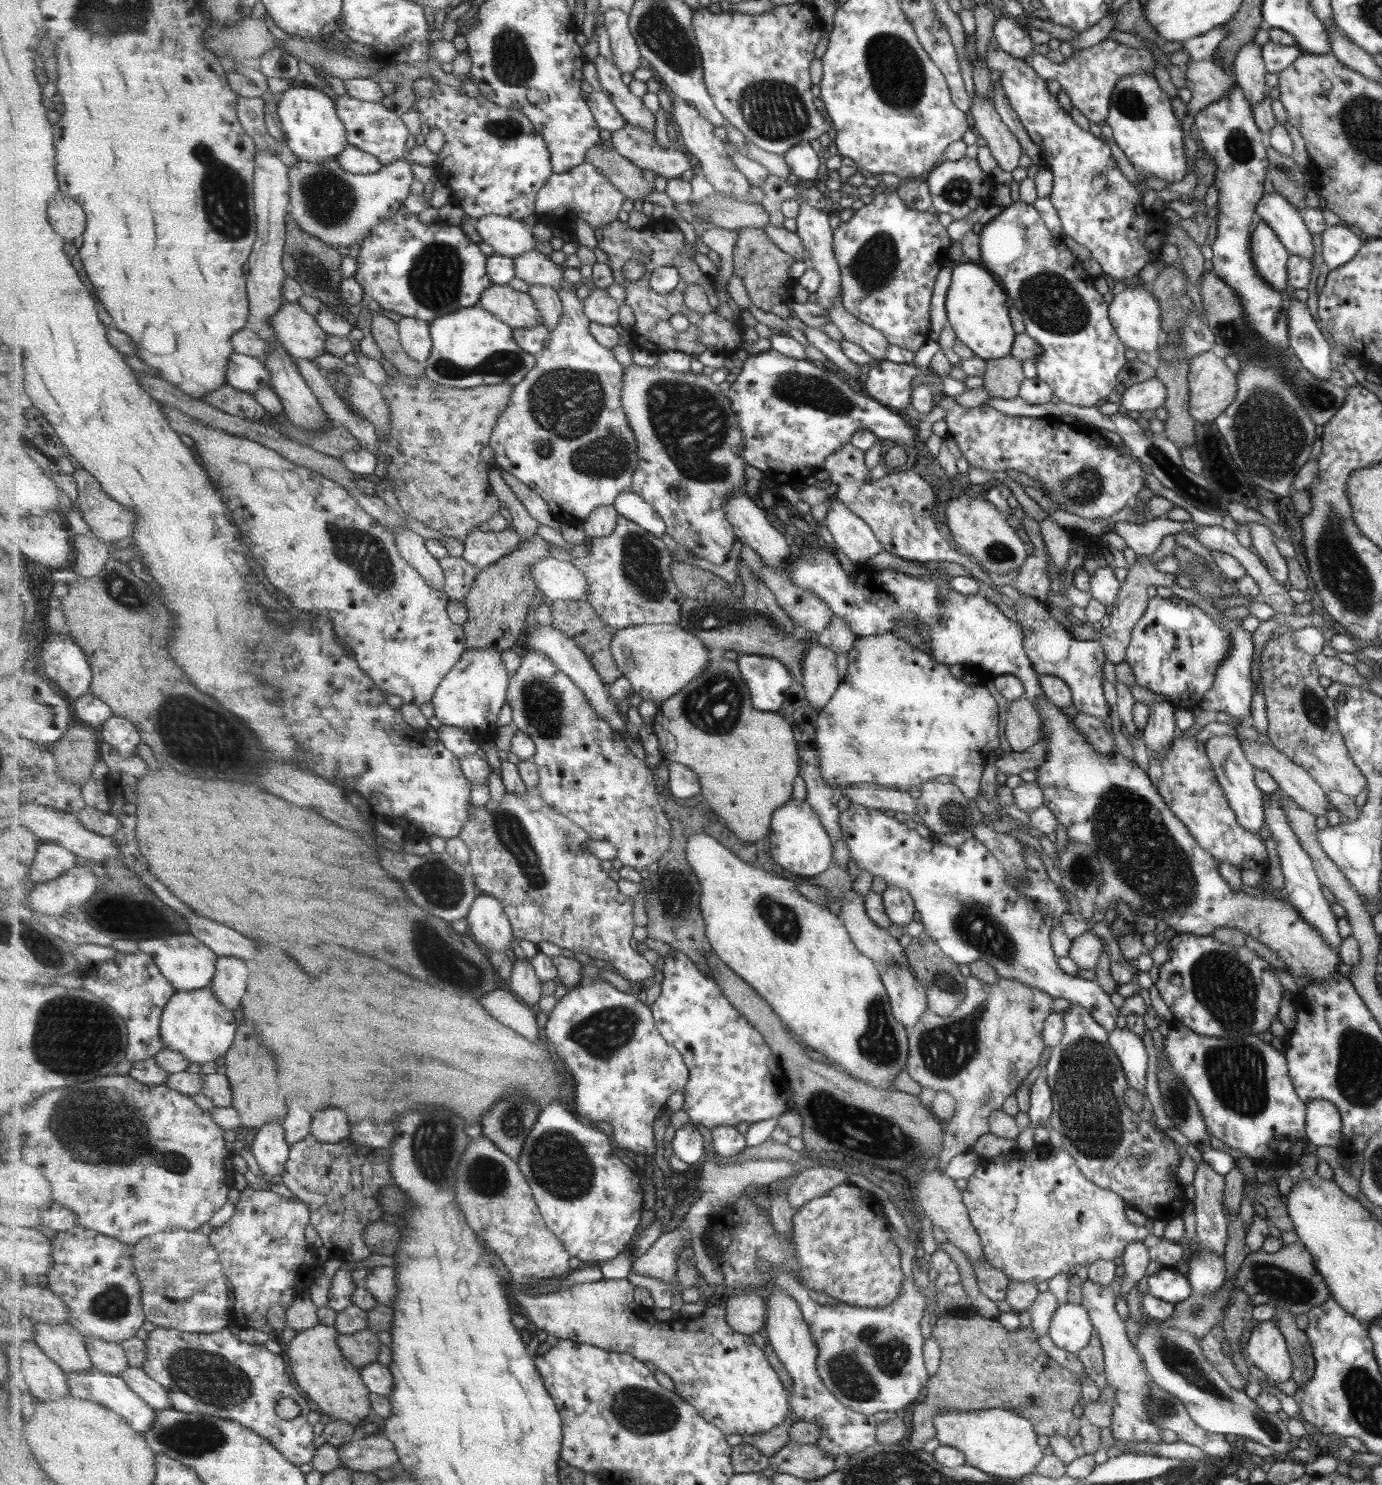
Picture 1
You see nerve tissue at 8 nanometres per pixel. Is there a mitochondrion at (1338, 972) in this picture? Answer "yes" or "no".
no

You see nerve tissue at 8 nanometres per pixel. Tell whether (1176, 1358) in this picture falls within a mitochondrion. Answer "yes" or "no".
yes

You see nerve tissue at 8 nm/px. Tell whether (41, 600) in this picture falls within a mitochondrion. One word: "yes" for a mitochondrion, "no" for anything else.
no

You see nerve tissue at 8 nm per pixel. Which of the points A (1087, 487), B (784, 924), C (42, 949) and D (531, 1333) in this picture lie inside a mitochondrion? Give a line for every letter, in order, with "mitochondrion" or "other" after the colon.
A: mitochondrion
B: mitochondrion
C: mitochondrion
D: other

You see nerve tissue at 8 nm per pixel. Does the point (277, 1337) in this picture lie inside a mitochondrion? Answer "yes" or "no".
no

